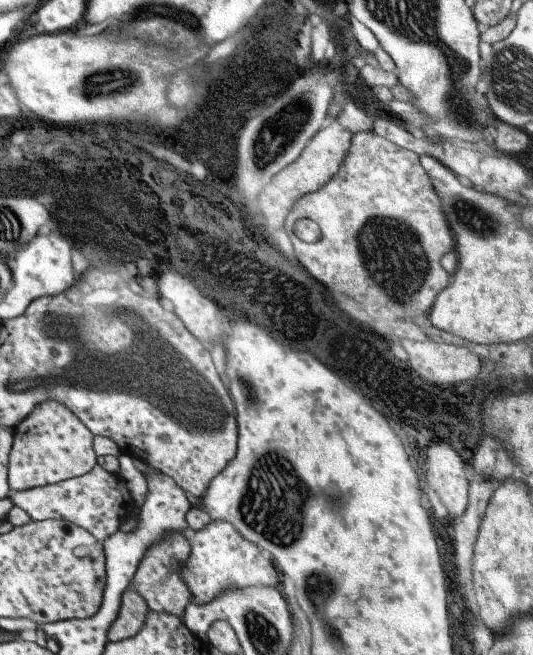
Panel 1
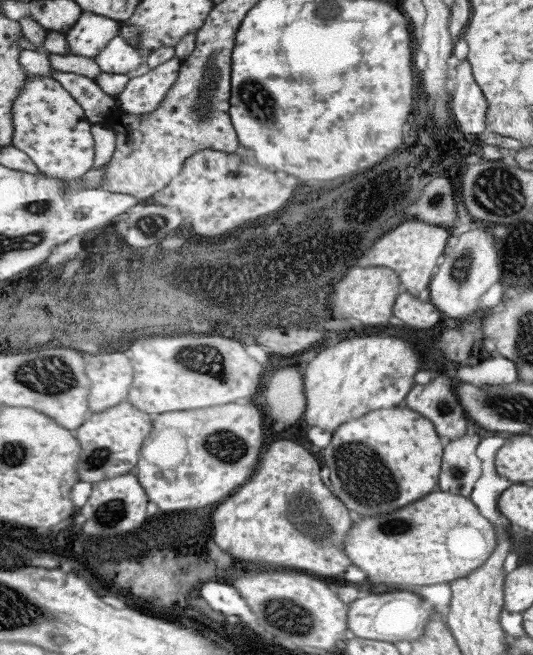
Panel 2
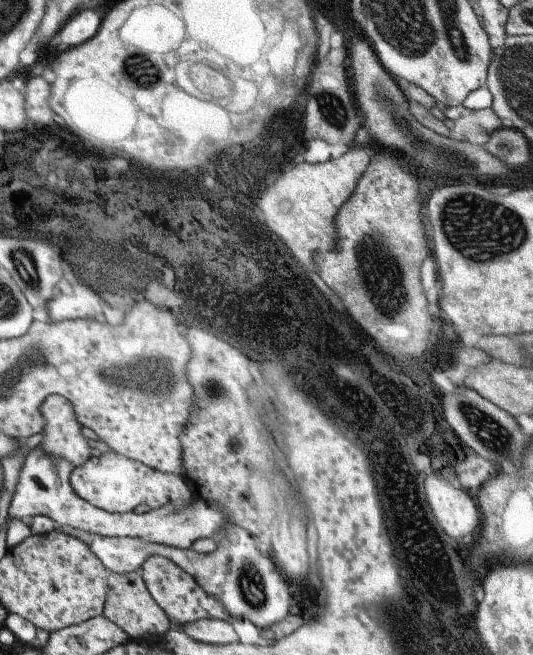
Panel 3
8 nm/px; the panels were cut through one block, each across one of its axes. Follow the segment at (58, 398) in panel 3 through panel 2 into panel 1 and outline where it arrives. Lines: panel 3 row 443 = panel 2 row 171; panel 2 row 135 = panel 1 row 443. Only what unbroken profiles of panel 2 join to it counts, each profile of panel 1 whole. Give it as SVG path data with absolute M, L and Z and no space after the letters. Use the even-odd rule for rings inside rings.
M47 400L18 427L11 451L10 490L24 491L64 480L85 476L98 465L98 456L93 450L93 434L85 422L71 412L67 405L57 400Z

